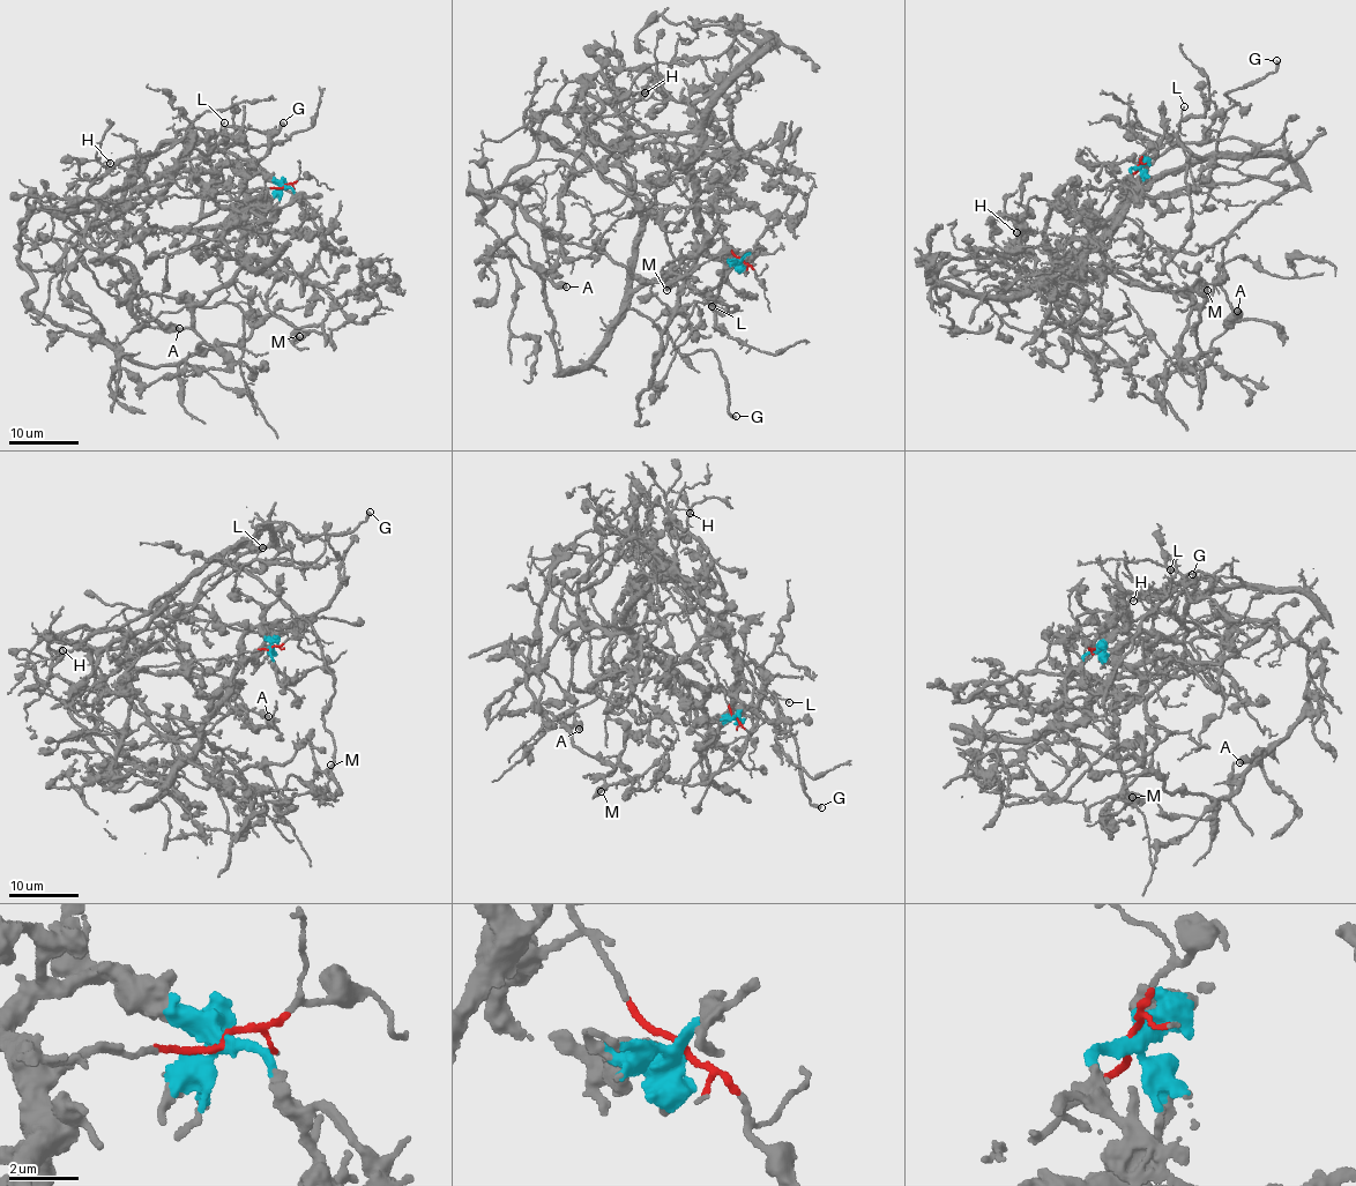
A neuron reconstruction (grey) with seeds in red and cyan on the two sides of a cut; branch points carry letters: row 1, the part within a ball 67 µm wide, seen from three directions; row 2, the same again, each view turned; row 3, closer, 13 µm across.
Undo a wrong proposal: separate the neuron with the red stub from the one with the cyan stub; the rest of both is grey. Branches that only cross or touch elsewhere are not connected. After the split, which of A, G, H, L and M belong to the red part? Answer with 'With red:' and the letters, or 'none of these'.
With red: A, G, H, L, M

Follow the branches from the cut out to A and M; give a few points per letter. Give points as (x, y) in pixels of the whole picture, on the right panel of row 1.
A: (1138, 166), (1073, 232), (1085, 256), (1068, 276), (1178, 291), (1192, 303), (1177, 363), (1207, 355), (1237, 311)
M: (1138, 166), (1073, 232), (1085, 256), (1066, 273), (1192, 303), (1187, 372), (1202, 282), (1187, 290), (1207, 291)

